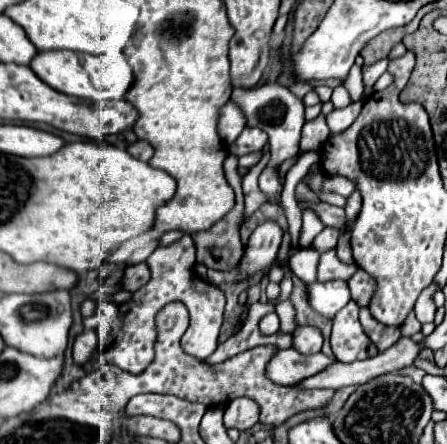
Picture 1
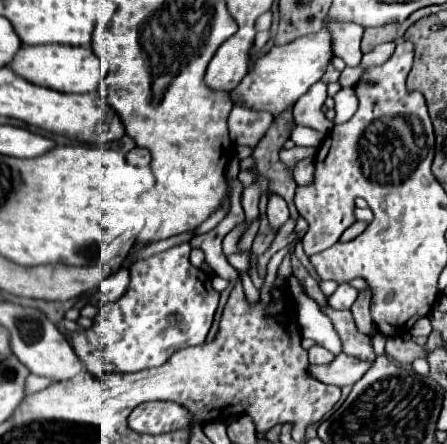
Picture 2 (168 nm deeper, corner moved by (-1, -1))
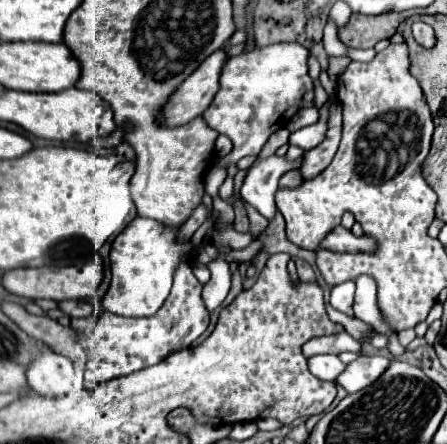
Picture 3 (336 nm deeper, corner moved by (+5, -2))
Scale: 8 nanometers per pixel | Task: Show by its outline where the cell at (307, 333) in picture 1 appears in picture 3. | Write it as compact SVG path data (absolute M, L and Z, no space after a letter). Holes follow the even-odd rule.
M317 354L311 356L307 362L309 362L309 370L321 380L335 380L337 374L345 370L345 364L335 354Z

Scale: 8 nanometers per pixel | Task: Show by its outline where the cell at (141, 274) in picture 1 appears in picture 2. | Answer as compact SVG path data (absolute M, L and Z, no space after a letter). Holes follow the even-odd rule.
M119 269L115 275L107 277L101 283L101 303L109 303L109 301L117 301L129 285L129 271L127 269Z

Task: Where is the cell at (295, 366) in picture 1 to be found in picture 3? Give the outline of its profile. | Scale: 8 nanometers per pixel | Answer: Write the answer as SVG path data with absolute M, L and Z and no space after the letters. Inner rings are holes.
M359 356L337 376L337 384L341 384L347 392L359 392L365 386L373 384L379 374L389 366L389 360L383 356Z

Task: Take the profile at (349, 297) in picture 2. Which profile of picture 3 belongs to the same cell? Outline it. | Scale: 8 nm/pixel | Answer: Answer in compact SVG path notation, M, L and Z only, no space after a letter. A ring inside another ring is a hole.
M343 282L339 286L335 286L331 290L331 306L339 312L345 312L349 316L353 316L353 292L355 292L355 282Z

